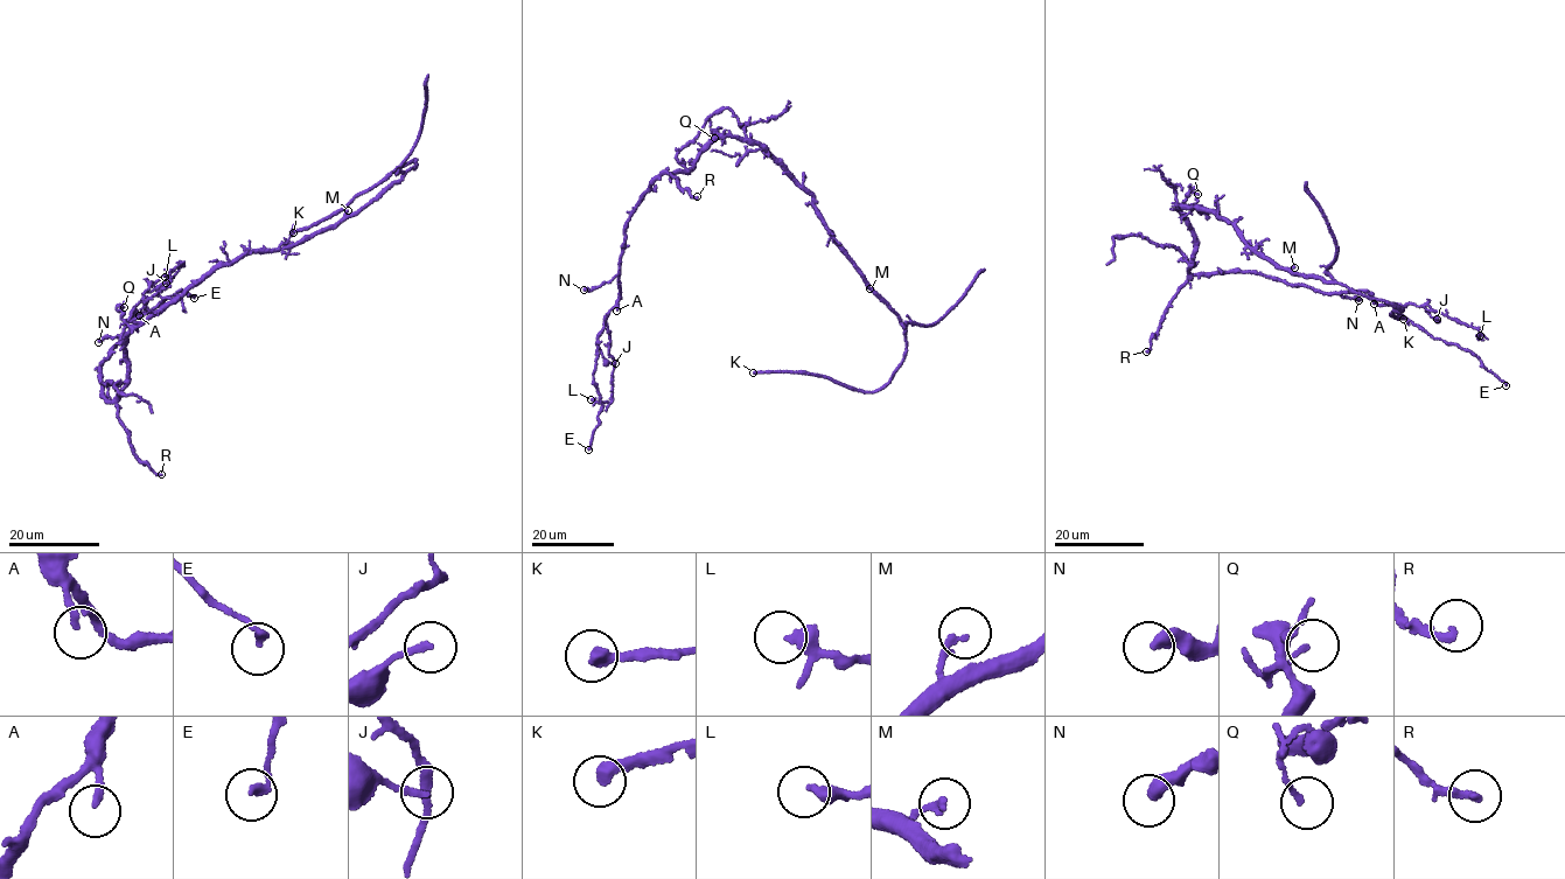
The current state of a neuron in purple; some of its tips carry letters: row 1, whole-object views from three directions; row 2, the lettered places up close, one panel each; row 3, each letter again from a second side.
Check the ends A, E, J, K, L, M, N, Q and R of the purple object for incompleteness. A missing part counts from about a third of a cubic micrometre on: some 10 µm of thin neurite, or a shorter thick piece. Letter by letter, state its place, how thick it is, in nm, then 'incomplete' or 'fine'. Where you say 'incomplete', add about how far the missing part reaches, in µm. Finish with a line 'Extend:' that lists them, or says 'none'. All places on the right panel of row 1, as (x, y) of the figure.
A: place (1374, 304); calibre 190 nm; fine
E: place (1506, 385); calibre 200 nm; fine
J: place (1437, 319); calibre 180 nm; incomplete; missing 20 µm
K: place (1403, 319); calibre 360 nm; incomplete; missing 160 µm
L: place (1480, 335); calibre 280 nm; fine
M: place (1294, 267); calibre 190 nm; fine
N: place (1359, 300); calibre 420 nm; fine
Q: place (1197, 194); calibre 130 nm; fine
R: place (1146, 351); calibre 240 nm; fine
Extend: J, K

